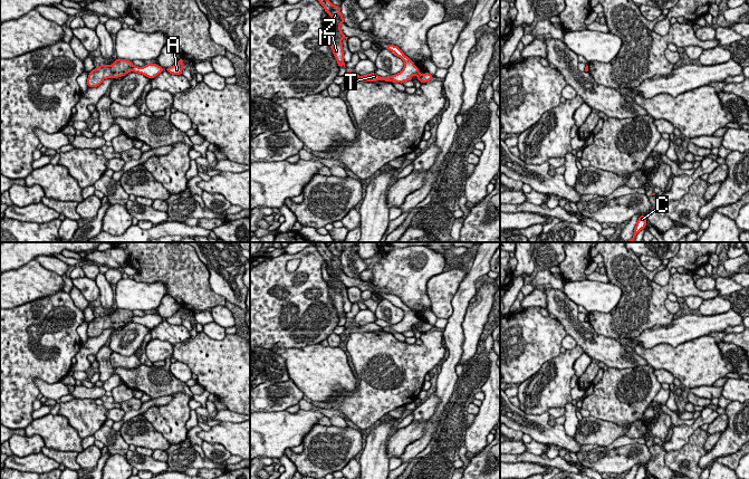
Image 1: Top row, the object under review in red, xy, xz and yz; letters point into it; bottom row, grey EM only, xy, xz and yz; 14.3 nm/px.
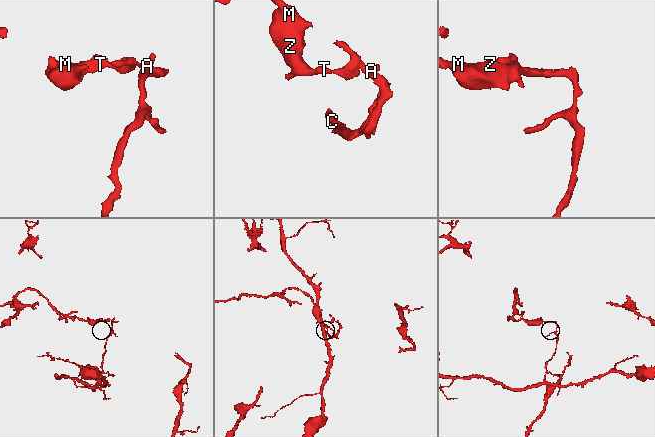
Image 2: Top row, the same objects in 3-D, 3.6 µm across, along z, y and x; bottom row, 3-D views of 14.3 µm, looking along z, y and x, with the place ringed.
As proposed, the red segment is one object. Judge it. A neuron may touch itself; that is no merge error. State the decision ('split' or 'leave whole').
split

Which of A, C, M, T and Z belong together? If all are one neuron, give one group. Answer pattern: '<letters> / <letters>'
A C / M T Z

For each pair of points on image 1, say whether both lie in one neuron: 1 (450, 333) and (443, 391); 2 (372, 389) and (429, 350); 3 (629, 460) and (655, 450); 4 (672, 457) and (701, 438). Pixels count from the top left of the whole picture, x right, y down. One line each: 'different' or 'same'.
1: same
2: same
3: different
4: same

